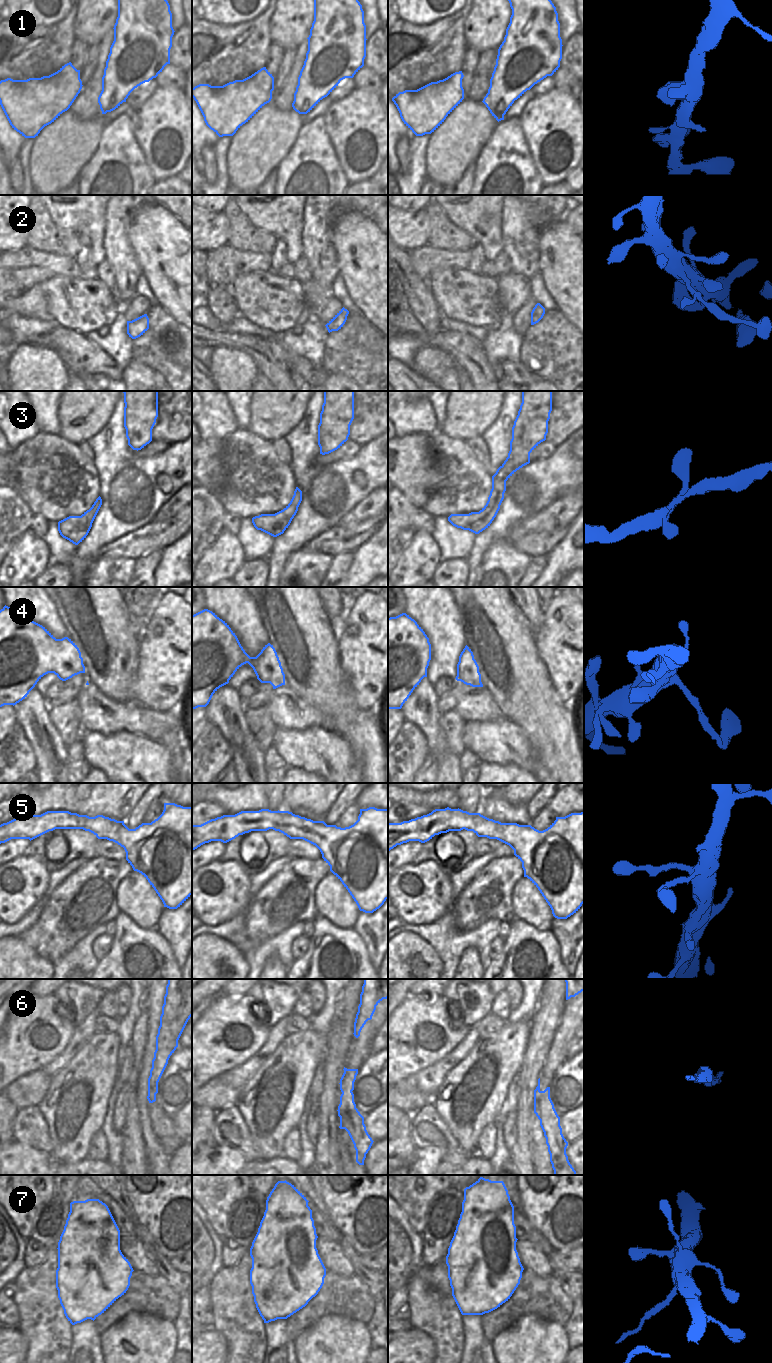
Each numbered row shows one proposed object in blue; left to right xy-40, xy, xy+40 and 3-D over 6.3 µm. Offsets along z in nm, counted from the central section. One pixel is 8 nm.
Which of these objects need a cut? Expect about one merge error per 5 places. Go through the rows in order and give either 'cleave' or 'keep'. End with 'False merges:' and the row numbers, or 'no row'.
1: keep
2: keep
3: keep
4: cleave
5: keep
6: keep
7: keep
False merges: 4

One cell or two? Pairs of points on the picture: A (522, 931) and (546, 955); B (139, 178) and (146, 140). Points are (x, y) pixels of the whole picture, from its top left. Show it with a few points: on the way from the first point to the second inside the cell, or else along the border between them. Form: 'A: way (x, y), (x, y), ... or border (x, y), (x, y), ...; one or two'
A: way (529, 938), (539, 942), (543, 948); one
B: border (132, 133), (153, 175); two

